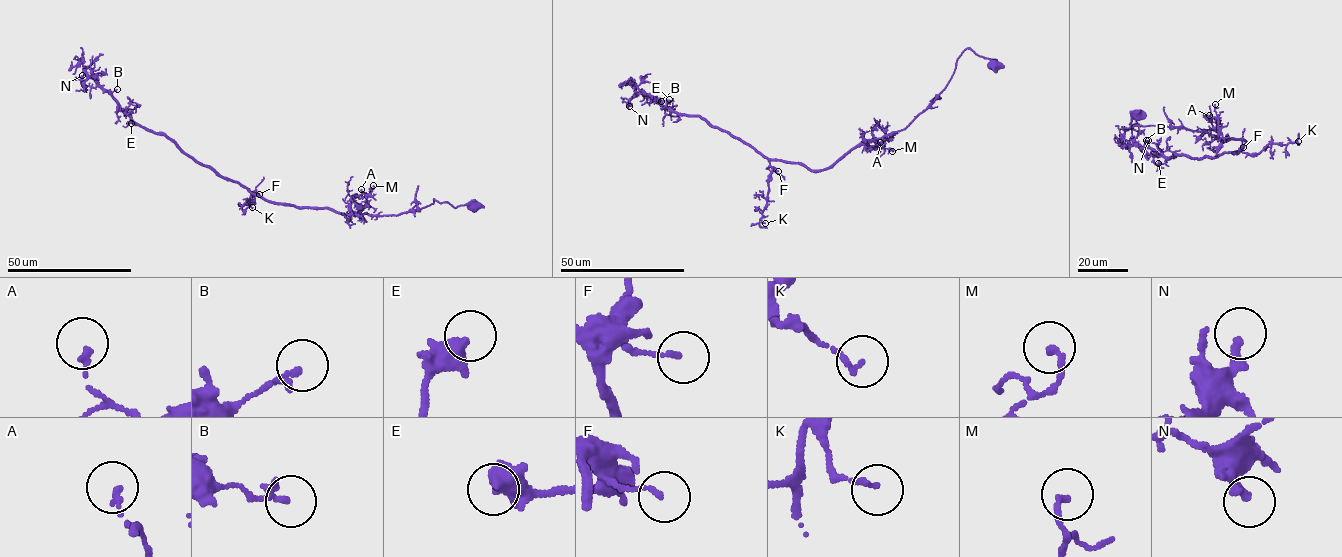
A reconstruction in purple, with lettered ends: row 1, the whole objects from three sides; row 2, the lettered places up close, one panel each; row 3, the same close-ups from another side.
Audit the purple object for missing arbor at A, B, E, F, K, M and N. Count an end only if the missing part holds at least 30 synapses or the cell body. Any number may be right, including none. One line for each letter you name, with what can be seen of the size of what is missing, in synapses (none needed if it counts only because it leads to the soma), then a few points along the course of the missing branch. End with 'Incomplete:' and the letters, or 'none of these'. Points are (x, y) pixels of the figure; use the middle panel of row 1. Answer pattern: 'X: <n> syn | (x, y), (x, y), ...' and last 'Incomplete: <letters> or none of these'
Incomplete: none of these

